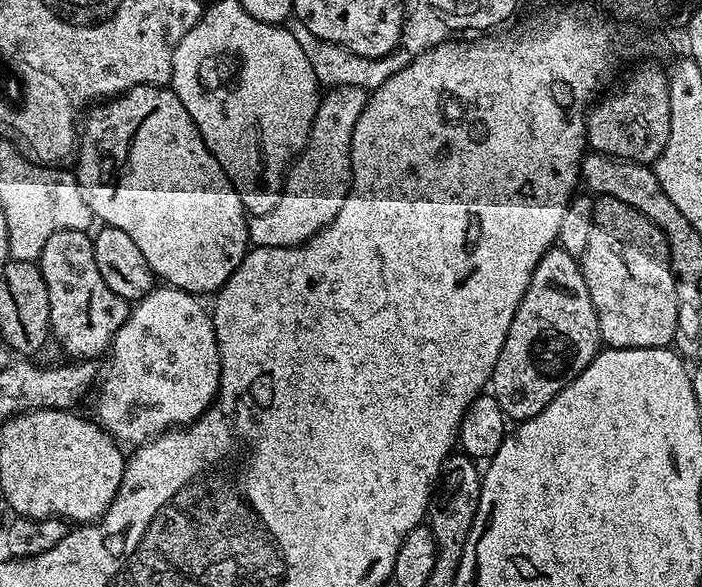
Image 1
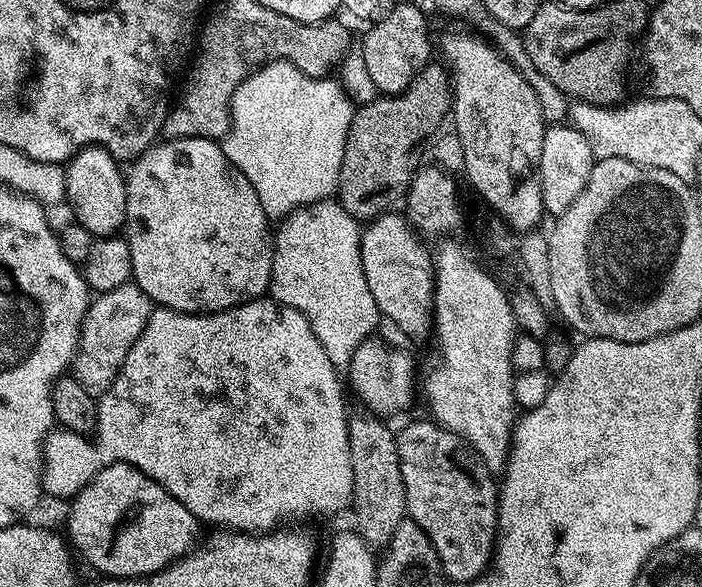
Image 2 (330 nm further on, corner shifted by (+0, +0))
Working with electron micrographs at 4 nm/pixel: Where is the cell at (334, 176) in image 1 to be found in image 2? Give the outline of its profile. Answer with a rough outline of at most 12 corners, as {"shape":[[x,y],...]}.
{"shape":[[339,199],[275,229],[271,299],[337,370],[382,320]]}

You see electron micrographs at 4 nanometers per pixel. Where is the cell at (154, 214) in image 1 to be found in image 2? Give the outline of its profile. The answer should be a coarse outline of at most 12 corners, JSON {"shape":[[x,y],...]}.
{"shape":[[206,138],[126,172],[132,280],[153,305],[261,299],[274,239]]}

